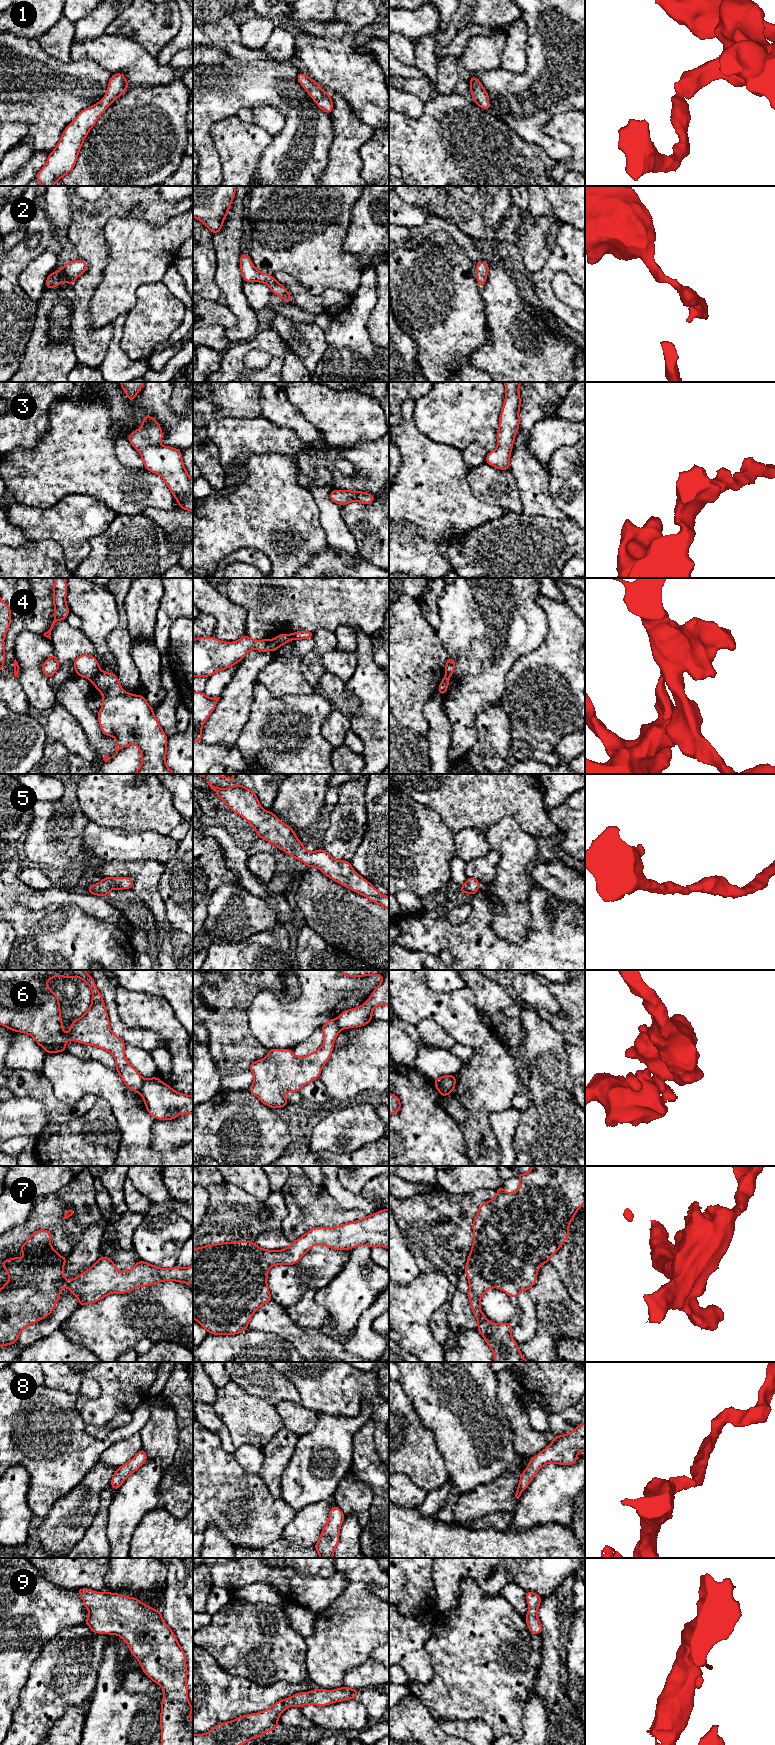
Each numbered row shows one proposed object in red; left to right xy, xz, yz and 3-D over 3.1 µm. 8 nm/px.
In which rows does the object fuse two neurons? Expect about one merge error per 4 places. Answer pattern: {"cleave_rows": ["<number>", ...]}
{"cleave_rows": ["4", "6"]}

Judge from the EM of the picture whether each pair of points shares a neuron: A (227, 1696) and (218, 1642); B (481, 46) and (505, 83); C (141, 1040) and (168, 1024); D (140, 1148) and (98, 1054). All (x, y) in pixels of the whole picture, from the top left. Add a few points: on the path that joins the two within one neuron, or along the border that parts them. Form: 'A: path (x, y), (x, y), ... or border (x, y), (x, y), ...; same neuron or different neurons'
A: border (206, 1651), (227, 1672), (244, 1677); different neurons
B: border (499, 67), (478, 71), (474, 75); different neurons
C: border (132, 1027), (154, 1030), (164, 1041), (165, 1047); different neurons
D: border (79, 1057), (98, 1060), (115, 1070); different neurons

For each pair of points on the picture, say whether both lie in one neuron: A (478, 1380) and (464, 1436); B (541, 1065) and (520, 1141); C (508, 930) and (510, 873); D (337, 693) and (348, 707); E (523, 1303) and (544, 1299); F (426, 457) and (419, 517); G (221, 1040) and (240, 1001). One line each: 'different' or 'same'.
A: same
B: same
C: same
D: same
E: different
F: same
G: same

